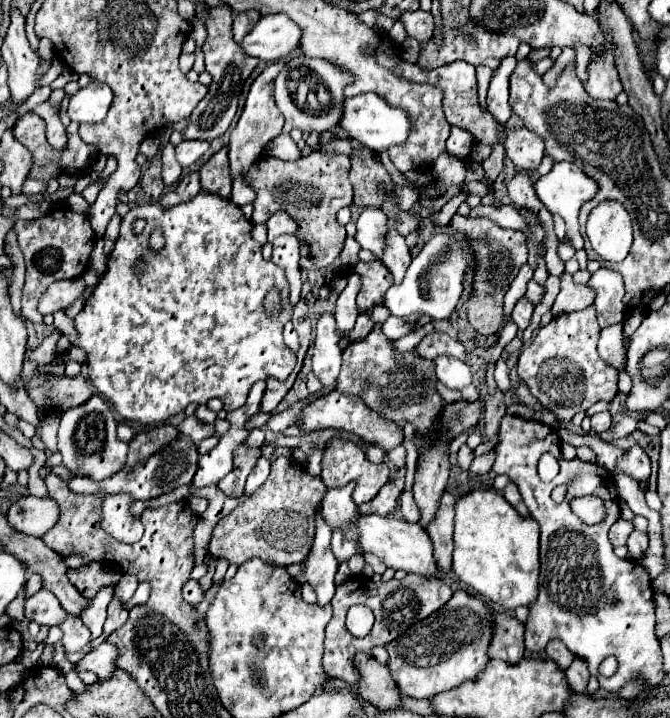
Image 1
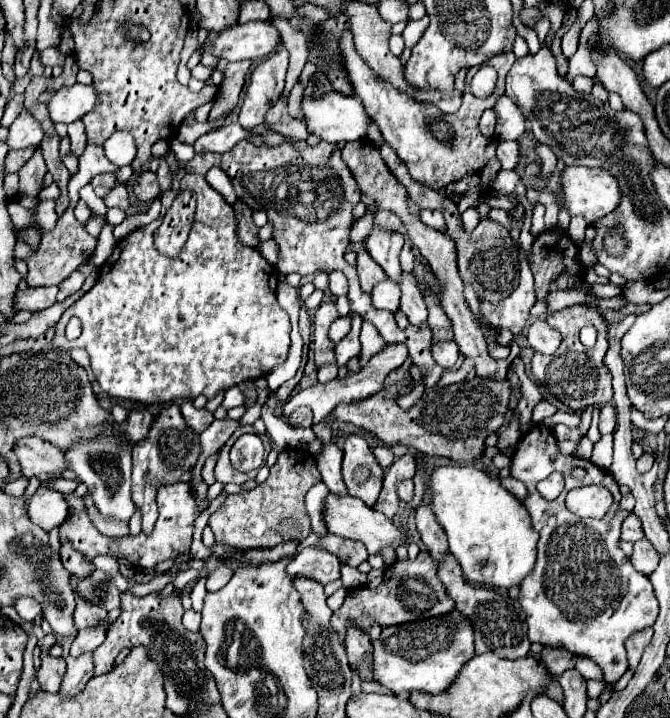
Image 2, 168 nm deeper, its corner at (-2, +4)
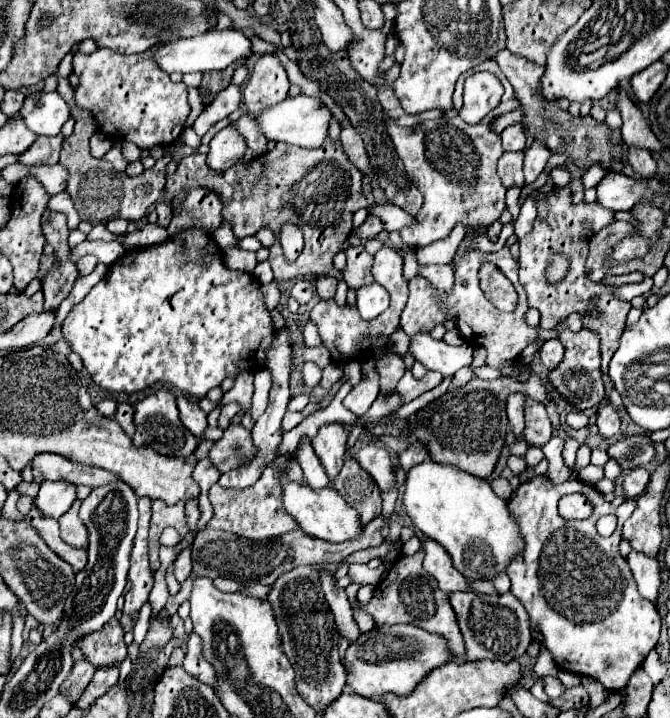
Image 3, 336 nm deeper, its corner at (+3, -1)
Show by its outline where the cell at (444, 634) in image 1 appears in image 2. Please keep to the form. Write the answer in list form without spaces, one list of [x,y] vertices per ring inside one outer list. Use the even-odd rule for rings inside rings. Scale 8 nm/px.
[[[455,608],[445,616],[427,618],[427,620],[415,620],[405,622],[397,626],[389,626],[381,632],[381,636],[373,642],[373,656],[375,656],[375,678],[379,684],[389,688],[397,696],[411,694],[413,690],[419,692],[445,692],[457,678],[457,672],[475,656],[475,632],[471,622]]]

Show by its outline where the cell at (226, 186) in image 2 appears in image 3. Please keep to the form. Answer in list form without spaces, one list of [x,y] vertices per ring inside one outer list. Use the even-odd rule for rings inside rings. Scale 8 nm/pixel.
[[[204,187],[192,189],[168,225],[168,235],[176,235],[188,227],[202,227],[208,233],[216,231],[222,223],[222,201],[214,191]]]

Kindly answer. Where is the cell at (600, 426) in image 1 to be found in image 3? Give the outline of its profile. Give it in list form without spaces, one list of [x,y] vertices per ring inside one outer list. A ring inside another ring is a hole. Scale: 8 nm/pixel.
[[[606,403],[606,405],[602,405],[602,407],[598,409],[598,421],[596,421],[596,425],[598,425],[600,435],[602,435],[604,439],[614,437],[614,435],[618,433],[618,429],[620,429],[620,415],[618,415],[618,411],[614,409],[612,403]]]

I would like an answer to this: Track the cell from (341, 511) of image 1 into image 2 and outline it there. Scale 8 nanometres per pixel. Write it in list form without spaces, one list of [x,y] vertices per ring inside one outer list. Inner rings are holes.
[[[333,442],[323,448],[323,452],[317,456],[317,468],[321,470],[323,482],[327,484],[331,494],[337,496],[347,496],[345,482],[341,478],[341,448],[335,446]]]

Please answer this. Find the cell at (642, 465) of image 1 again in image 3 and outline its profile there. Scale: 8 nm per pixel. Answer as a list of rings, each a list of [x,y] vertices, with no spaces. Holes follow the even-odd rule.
[[[642,467],[632,469],[632,471],[624,477],[624,481],[622,481],[622,491],[624,491],[626,499],[636,499],[636,497],[640,497],[640,495],[646,491],[648,481],[650,481],[650,473],[648,473],[646,469],[642,469]]]

